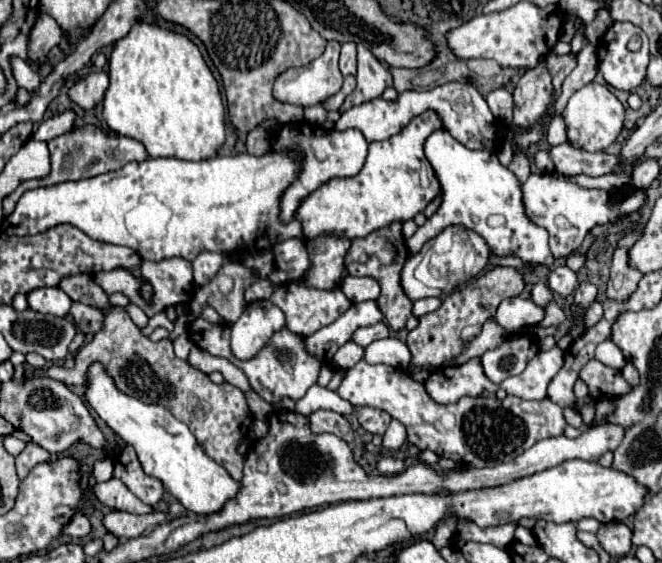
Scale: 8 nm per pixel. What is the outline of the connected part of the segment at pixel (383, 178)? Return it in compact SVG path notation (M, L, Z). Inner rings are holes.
M427 110L427 126L425 130L421 130L421 136L371 142L367 162L357 176L333 178L299 202L299 208L295 210L295 220L301 222L303 238L313 240L331 234L353 240L367 236L383 226L389 226L391 222L407 222L415 214L423 212L425 206L439 194L439 184L435 178L431 178L431 184L427 188L419 184L421 164L427 162L423 154L423 144L425 138L439 128L439 116L433 110Z

